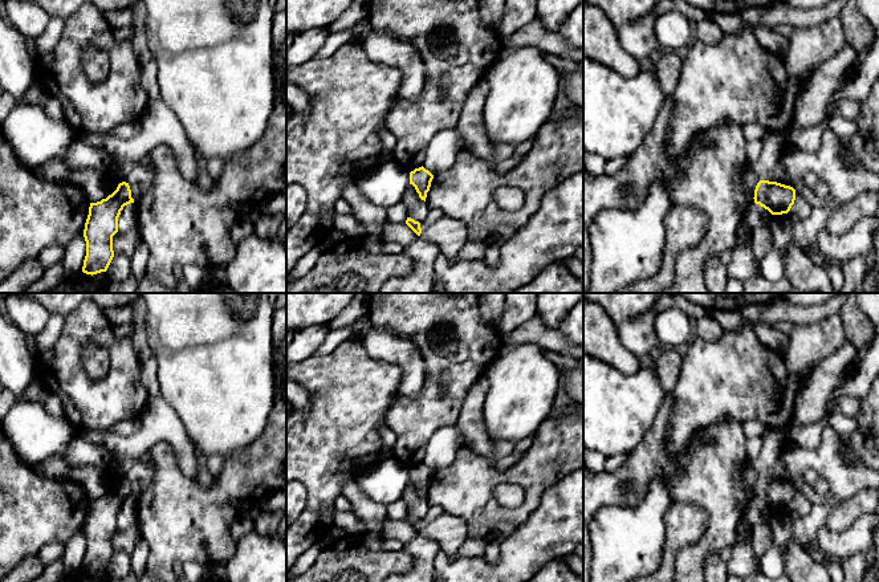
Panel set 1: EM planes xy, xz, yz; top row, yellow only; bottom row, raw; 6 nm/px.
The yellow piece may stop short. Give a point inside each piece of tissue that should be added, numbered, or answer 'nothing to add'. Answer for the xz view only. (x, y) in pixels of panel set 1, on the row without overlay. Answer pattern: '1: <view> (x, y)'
1: xz (451, 532)

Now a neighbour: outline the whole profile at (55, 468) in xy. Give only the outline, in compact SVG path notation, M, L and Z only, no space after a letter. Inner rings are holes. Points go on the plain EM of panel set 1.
M52 456L36 464L40 476L45 480L62 480L66 479L69 472L69 465L65 460L58 456Z

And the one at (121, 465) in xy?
M114 457L109 467L111 467L119 477L125 479L133 463L134 460L131 457Z

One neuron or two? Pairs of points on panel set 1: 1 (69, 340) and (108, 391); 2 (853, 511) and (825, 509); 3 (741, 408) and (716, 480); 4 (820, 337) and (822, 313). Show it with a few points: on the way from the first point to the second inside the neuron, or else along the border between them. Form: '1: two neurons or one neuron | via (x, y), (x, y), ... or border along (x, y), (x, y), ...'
1: one neuron | via (69, 355), (69, 367), (92, 390)
2: two neurons | border along (833, 507), (823, 524)
3: two neurons | border along (741, 422), (721, 419), (707, 427)
4: two neurons | border along (837, 312), (814, 322), (796, 325)

